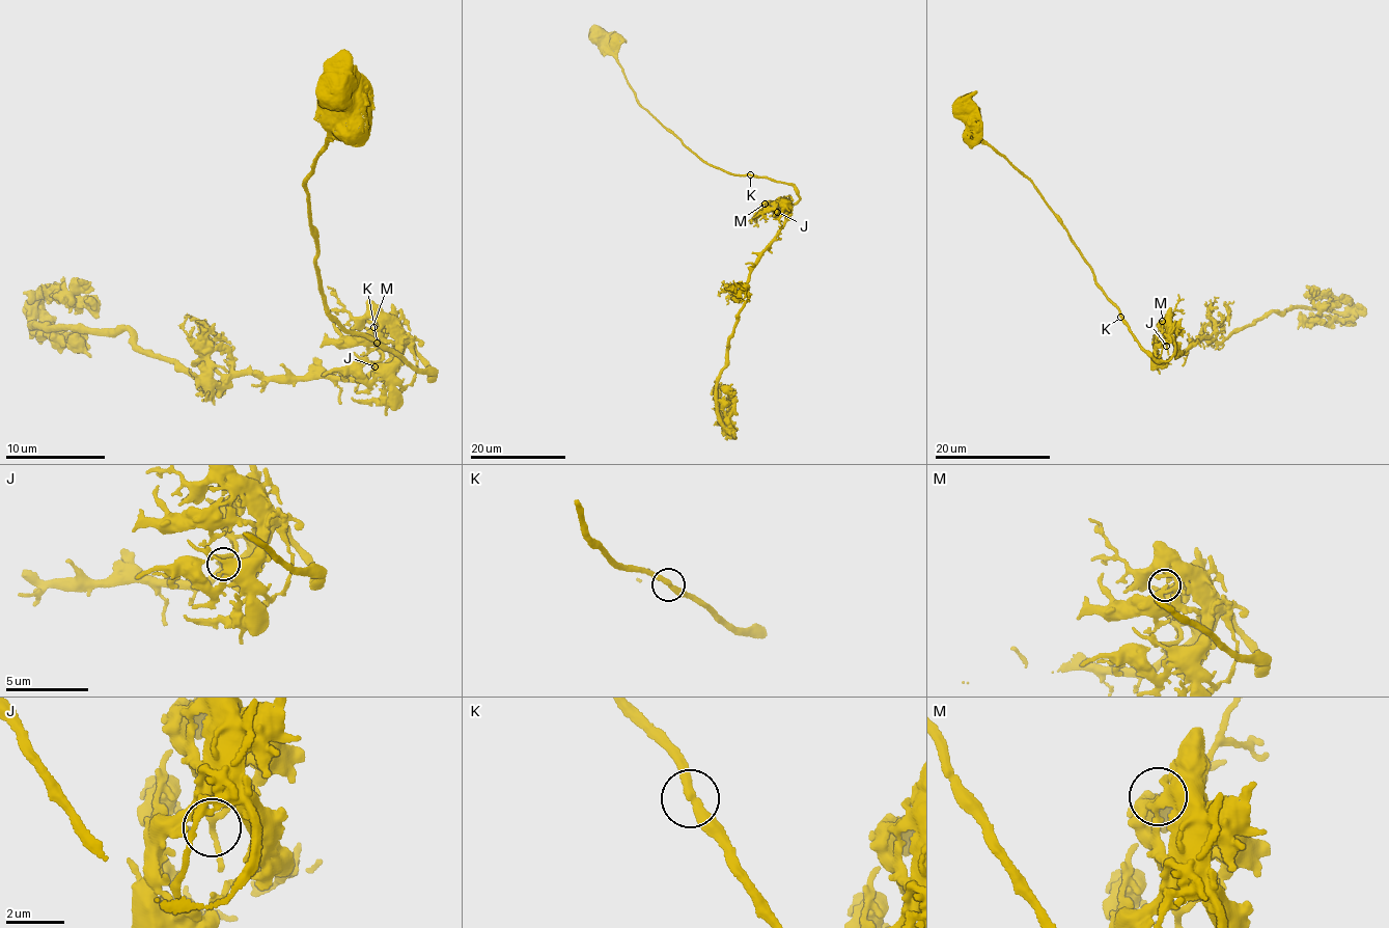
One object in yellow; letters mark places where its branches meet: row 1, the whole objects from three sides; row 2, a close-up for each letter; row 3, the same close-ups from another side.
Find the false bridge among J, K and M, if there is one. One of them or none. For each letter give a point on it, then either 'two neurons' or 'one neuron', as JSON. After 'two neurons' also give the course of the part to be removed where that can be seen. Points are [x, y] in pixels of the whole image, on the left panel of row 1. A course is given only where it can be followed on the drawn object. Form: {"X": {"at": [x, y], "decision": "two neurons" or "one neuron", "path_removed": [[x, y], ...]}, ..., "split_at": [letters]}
{"J": {"at": [374, 366], "decision": "one neuron"}, "K": {"at": [377, 343], "decision": "one neuron"}, "M": {"at": [373, 327], "decision": "one neuron"}, "split_at": []}

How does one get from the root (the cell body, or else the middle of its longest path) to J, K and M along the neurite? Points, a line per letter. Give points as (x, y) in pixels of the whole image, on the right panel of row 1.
J: (963, 110), (969, 115), (969, 128), (1032, 183), (1139, 344), (1164, 361), (1172, 355), (1174, 342), (1166, 346)
K: (963, 110), (969, 115), (969, 128), (1032, 183), (1121, 317)
M: (963, 110), (969, 115), (969, 128), (1032, 183), (1139, 344), (1164, 361), (1172, 355), (1174, 346), (1162, 321)

